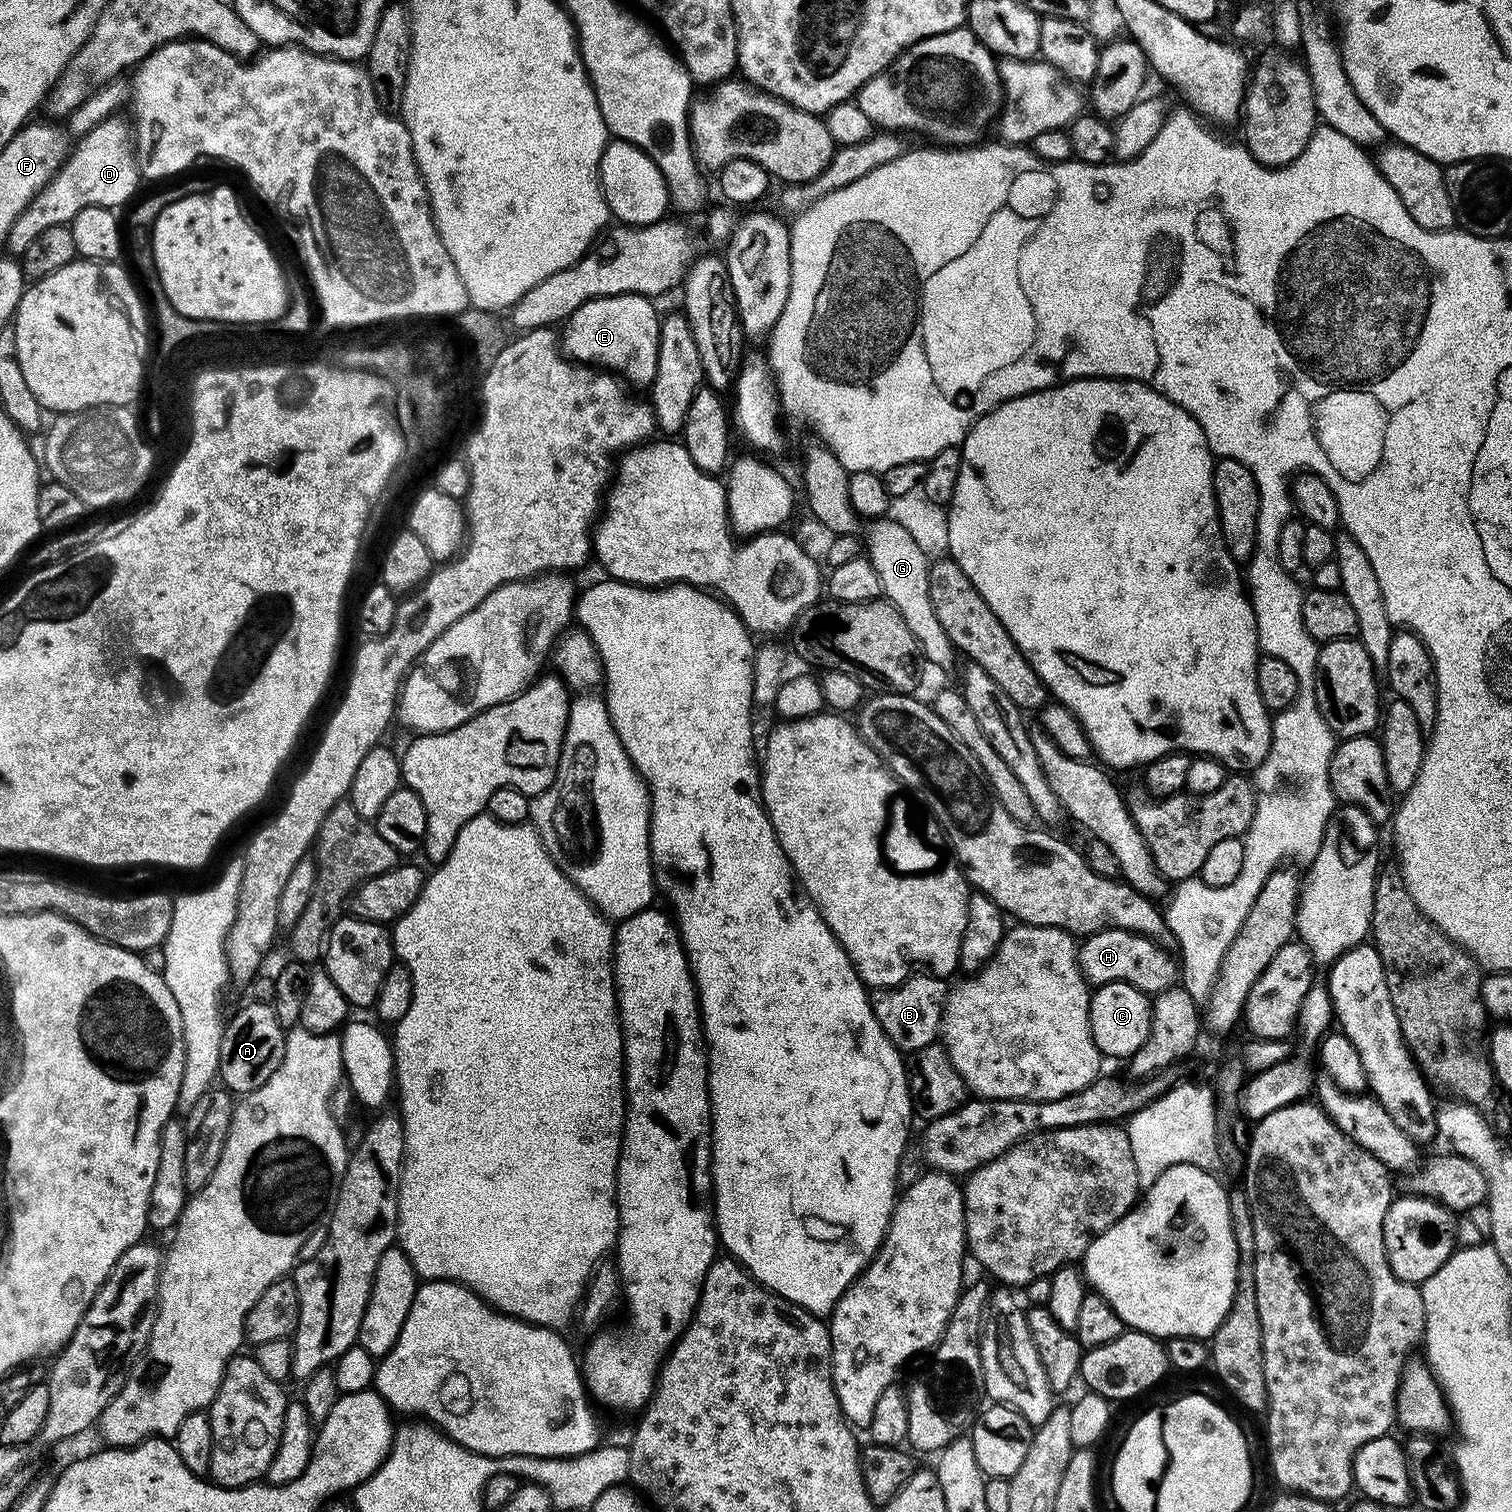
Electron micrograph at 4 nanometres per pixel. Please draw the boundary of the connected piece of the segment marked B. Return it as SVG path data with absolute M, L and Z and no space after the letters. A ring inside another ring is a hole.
M913 974L898 986L878 988L871 993L874 1018L878 1018L882 1030L901 1053L911 1054L922 1050L922 1046L937 1043L950 991L948 983L947 979L931 974Z

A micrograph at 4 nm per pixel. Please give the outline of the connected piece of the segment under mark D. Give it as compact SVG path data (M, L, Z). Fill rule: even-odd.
M109 118L80 139L75 141L60 169L56 171L52 181L18 214L14 226L10 226L8 236L2 241L8 247L7 255L12 258L23 256L26 246L42 234L42 230L50 230L50 226L59 224L71 225L72 220L86 207L104 207L119 210L142 184L140 165L132 158L129 148L129 131L127 119Z

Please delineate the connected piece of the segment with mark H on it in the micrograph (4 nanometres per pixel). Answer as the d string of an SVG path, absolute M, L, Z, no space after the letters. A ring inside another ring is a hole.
M1107 928L1087 937L1079 945L1080 969L1089 985L1099 986L1110 982L1126 982L1138 990L1157 994L1171 989L1178 980L1178 964L1153 937L1141 936L1121 928Z

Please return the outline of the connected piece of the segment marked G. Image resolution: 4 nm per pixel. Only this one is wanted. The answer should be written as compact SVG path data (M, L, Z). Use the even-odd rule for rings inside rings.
M872 518L867 521L868 529L862 533L862 544L866 549L868 561L878 570L878 582L883 599L892 603L902 614L906 626L910 626L910 634L914 634L918 652L936 668L948 668L958 653L953 648L946 630L942 630L942 622L938 622L938 614L934 614L934 602L930 602L930 578L928 570L930 557L922 552L921 547L911 538L909 531L887 518Z

